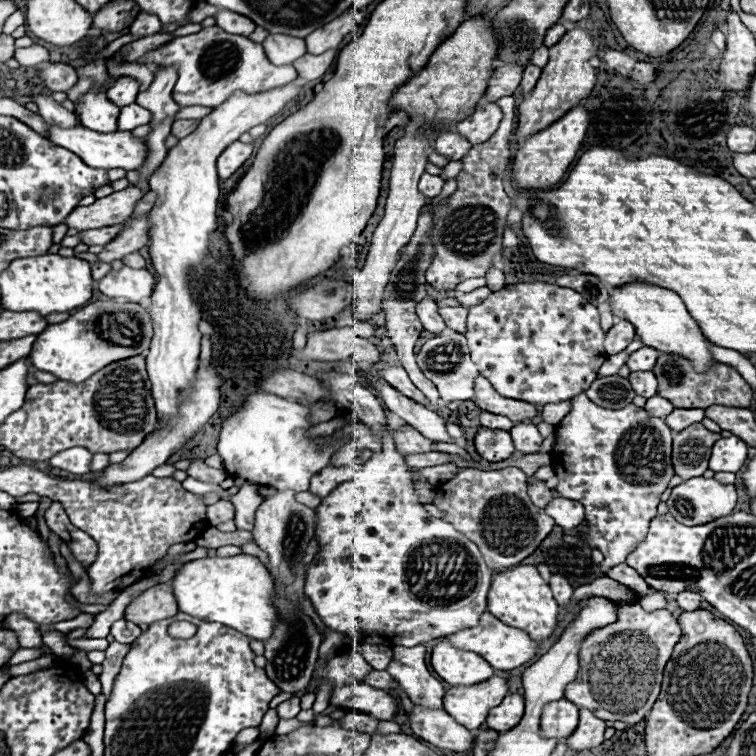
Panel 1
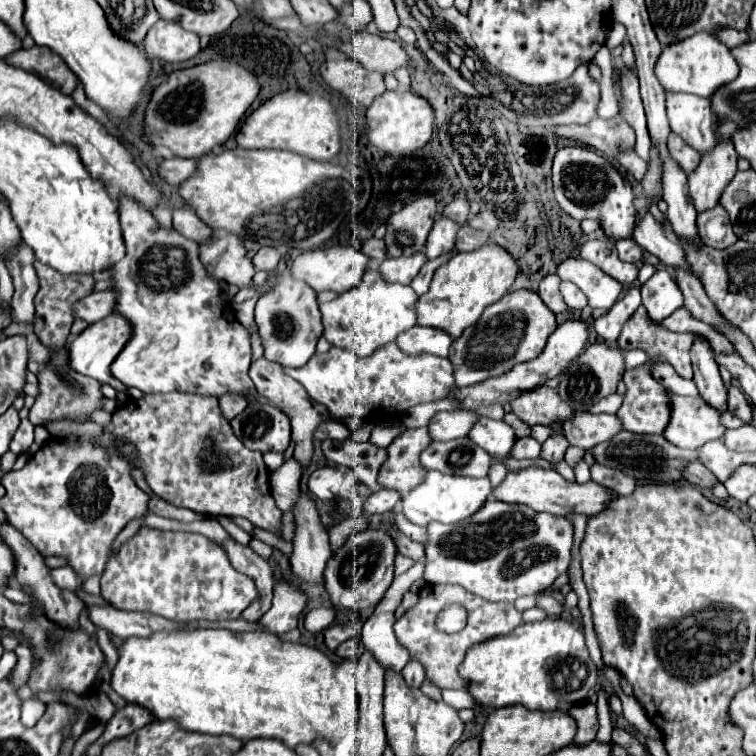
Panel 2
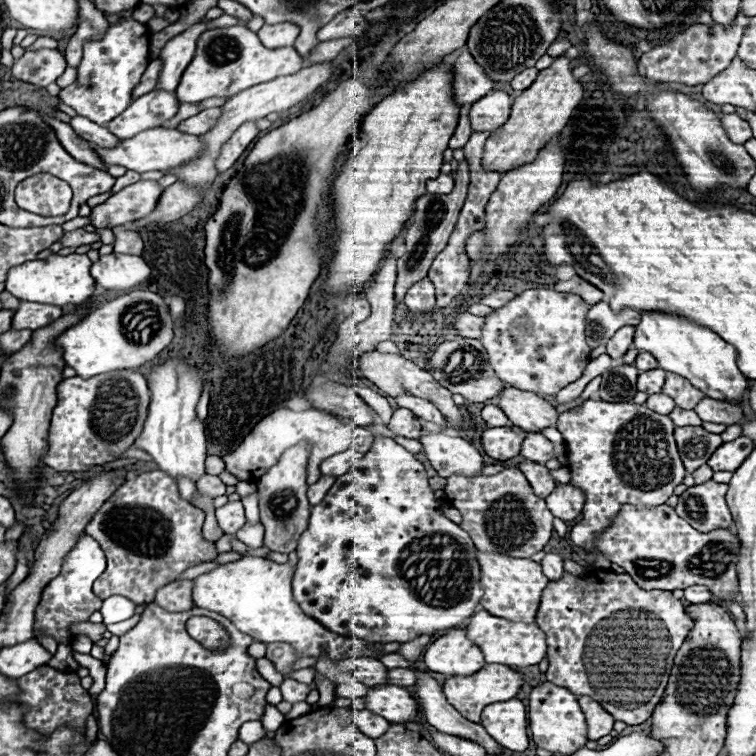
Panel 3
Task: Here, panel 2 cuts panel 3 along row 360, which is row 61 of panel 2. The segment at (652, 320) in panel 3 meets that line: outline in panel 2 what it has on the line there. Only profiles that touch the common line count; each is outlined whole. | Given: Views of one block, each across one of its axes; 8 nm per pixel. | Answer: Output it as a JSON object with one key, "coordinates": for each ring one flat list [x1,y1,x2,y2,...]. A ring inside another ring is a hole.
{"coordinates":[[698,32,662,50,662,56,658,58,658,64,656,64,656,76,664,86,664,90,696,94,700,98,712,98,714,90,736,80,738,64,732,58,730,48,724,46,716,36,708,32]]}

